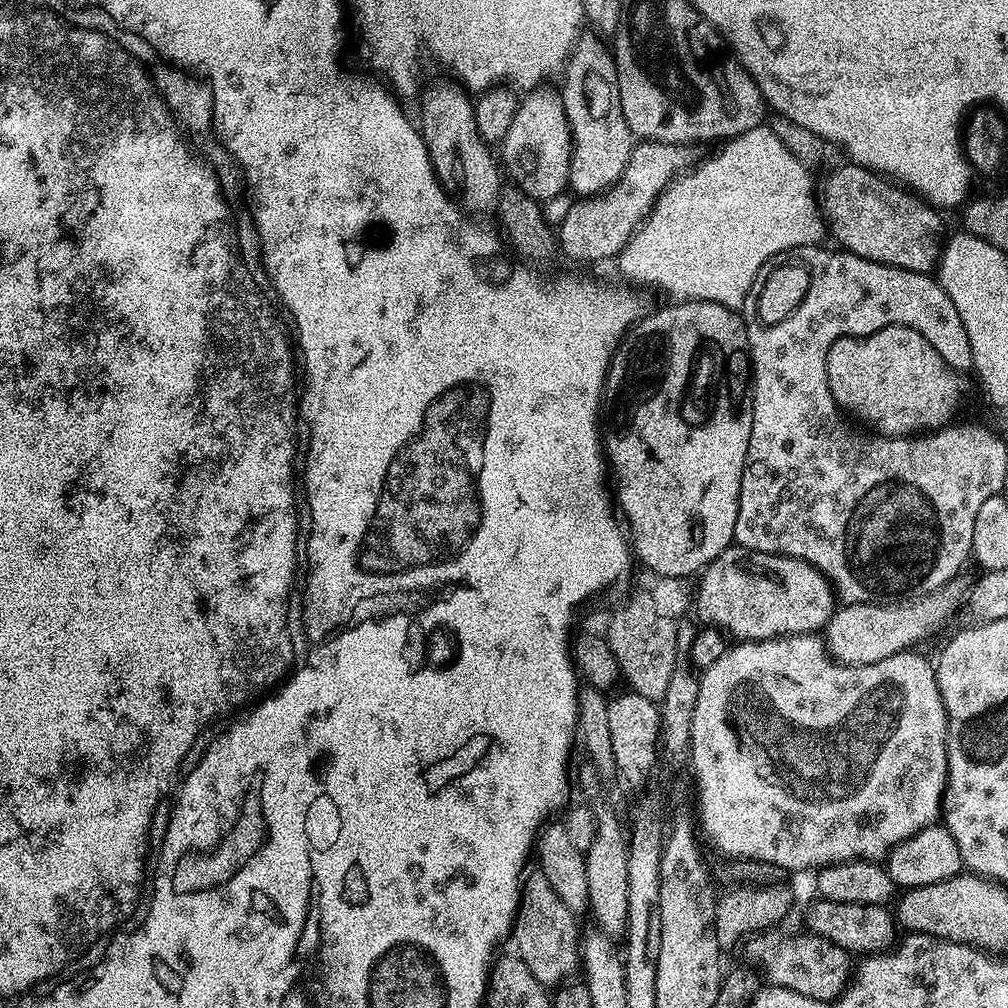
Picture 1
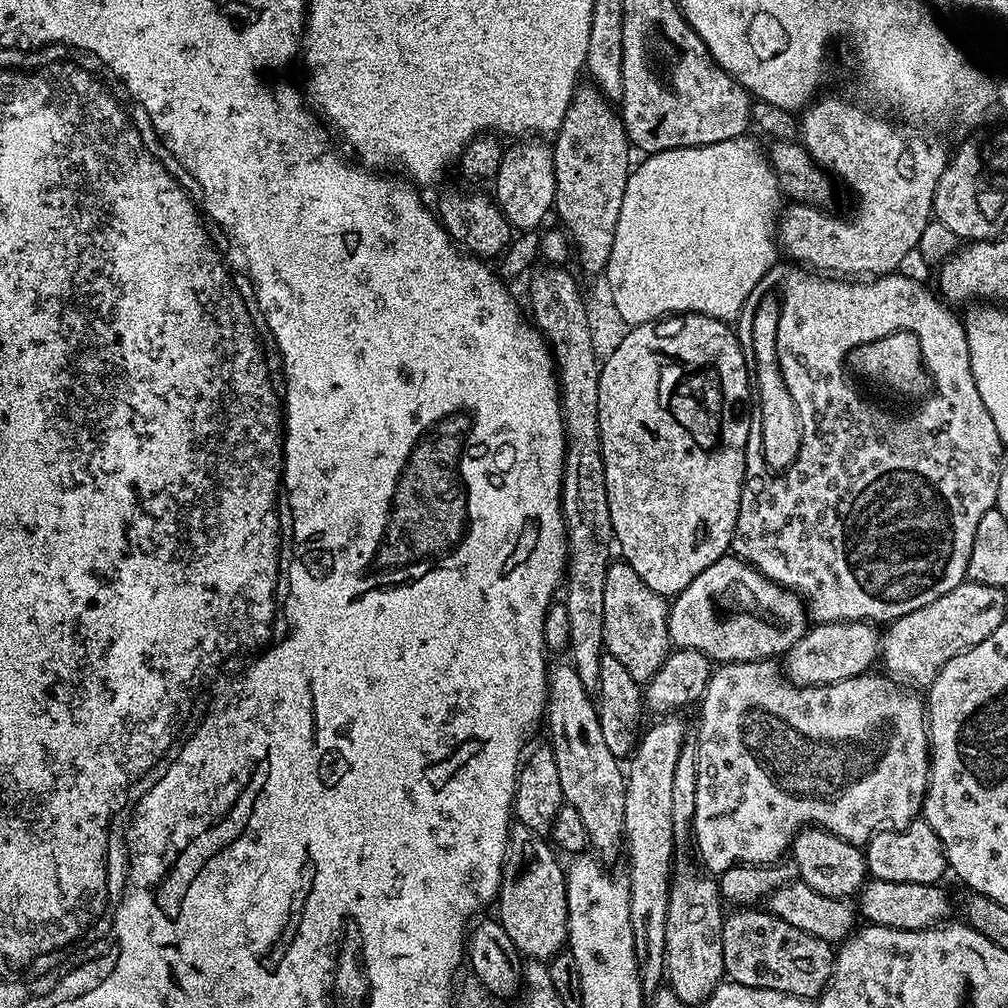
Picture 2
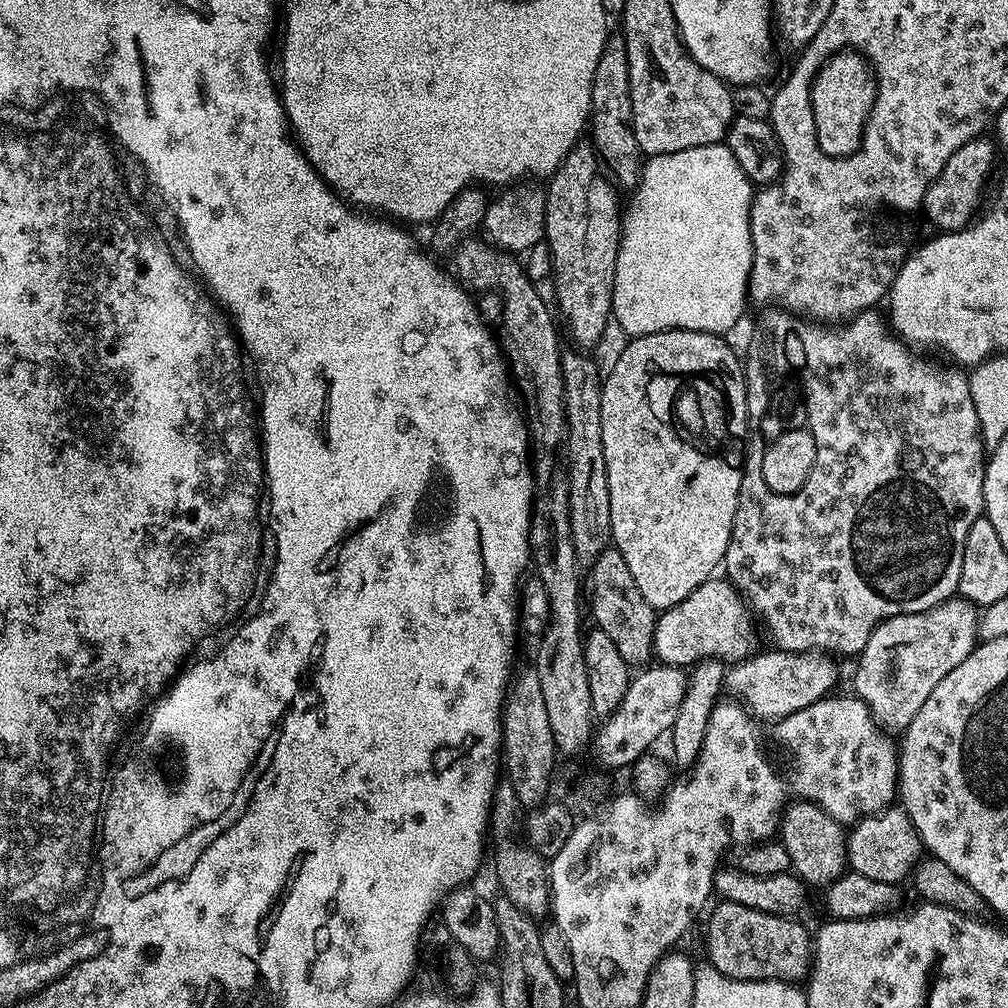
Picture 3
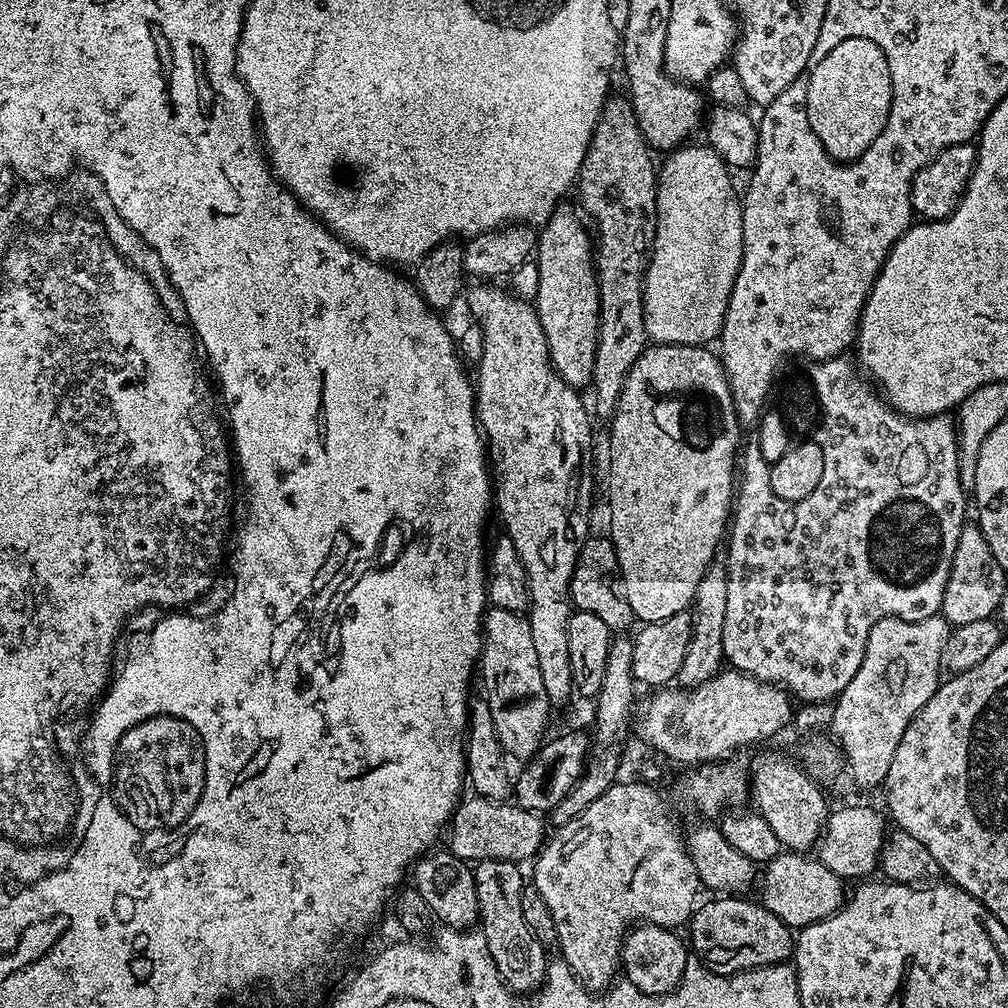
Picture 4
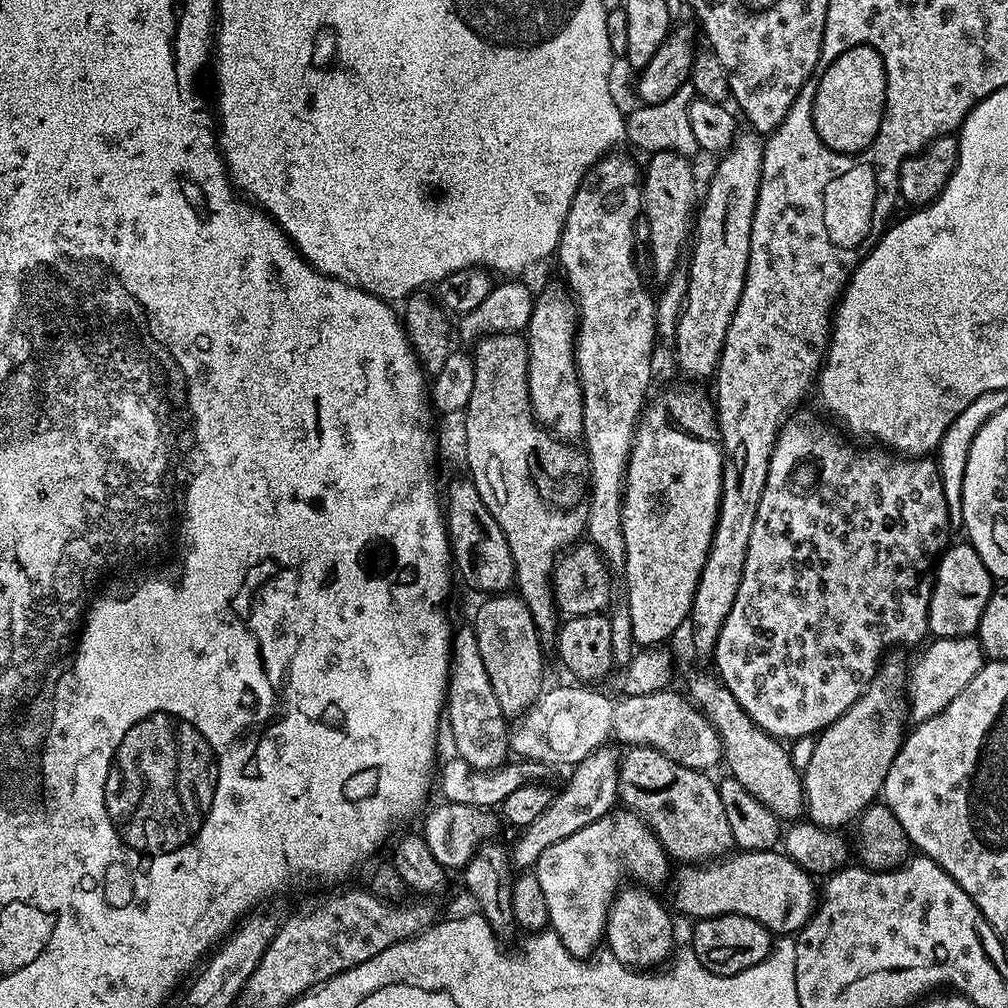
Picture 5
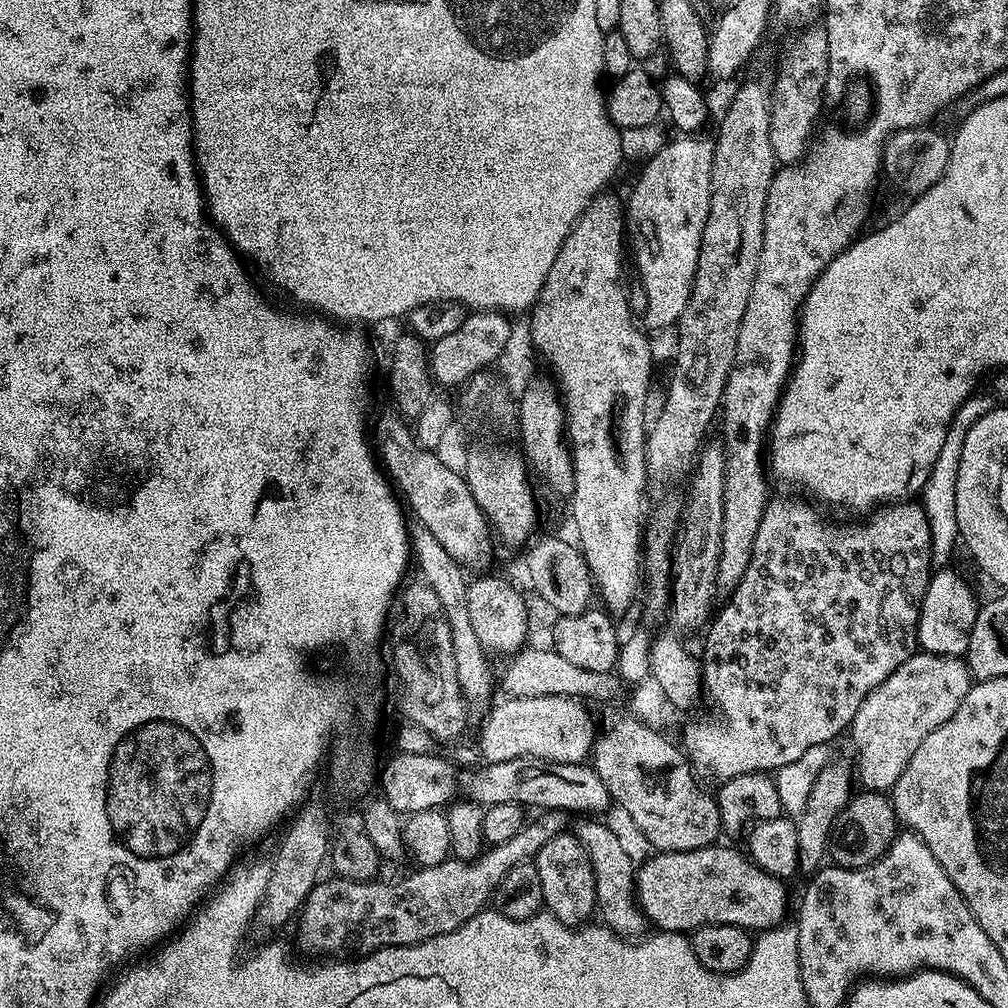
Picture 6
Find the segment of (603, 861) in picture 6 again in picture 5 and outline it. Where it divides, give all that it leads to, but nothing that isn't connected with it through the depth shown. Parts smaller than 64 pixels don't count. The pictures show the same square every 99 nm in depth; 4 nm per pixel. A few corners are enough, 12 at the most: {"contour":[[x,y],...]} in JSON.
{"contour":[[644,886],[621,887],[604,927],[627,968],[674,952],[673,913]]}

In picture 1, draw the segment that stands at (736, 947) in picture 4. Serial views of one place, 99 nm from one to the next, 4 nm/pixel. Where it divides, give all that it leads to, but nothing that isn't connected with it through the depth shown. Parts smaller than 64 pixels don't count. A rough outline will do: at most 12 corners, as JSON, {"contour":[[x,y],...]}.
{"contour":[[765,930],[742,944],[771,987],[837,1000],[854,960],[821,936]]}

